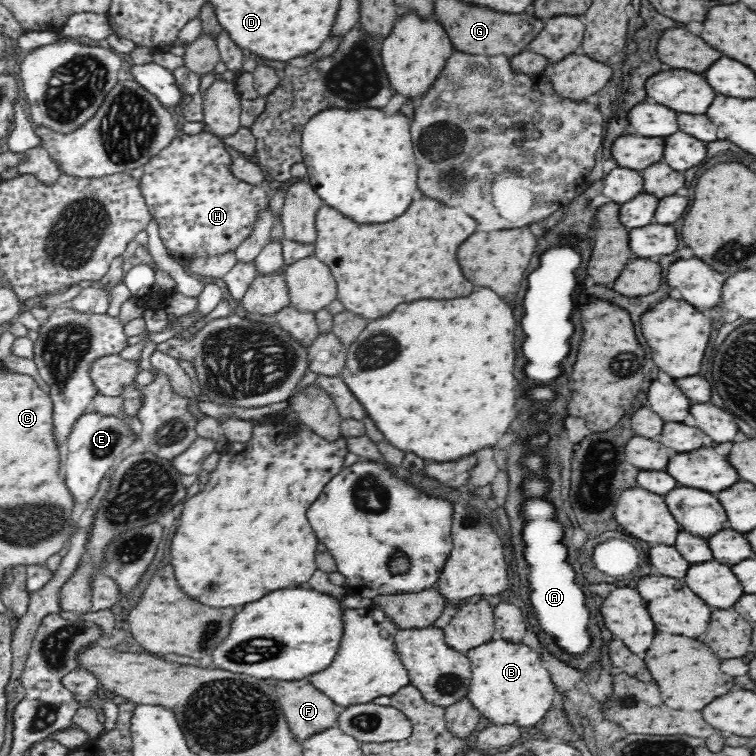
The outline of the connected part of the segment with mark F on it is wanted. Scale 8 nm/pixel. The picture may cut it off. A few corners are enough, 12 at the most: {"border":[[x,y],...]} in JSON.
{"border":[[308,679],[279,681],[278,702],[300,744],[338,727],[345,708]]}

